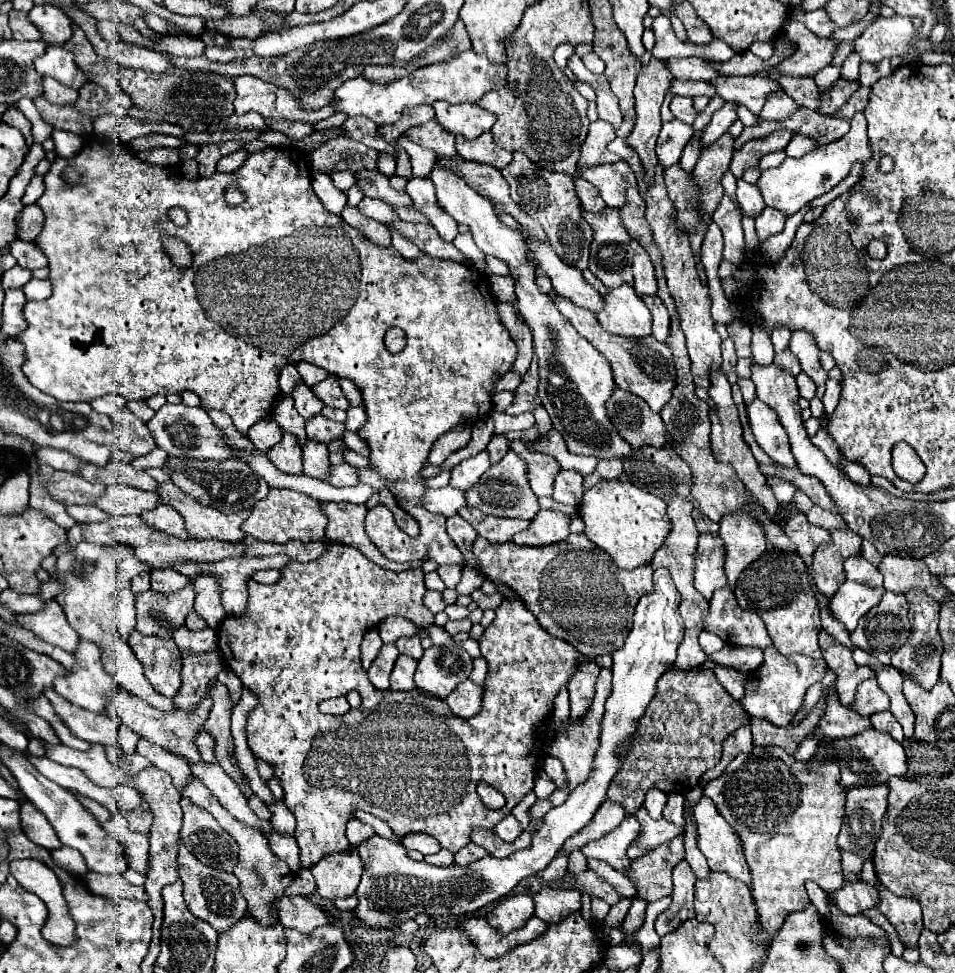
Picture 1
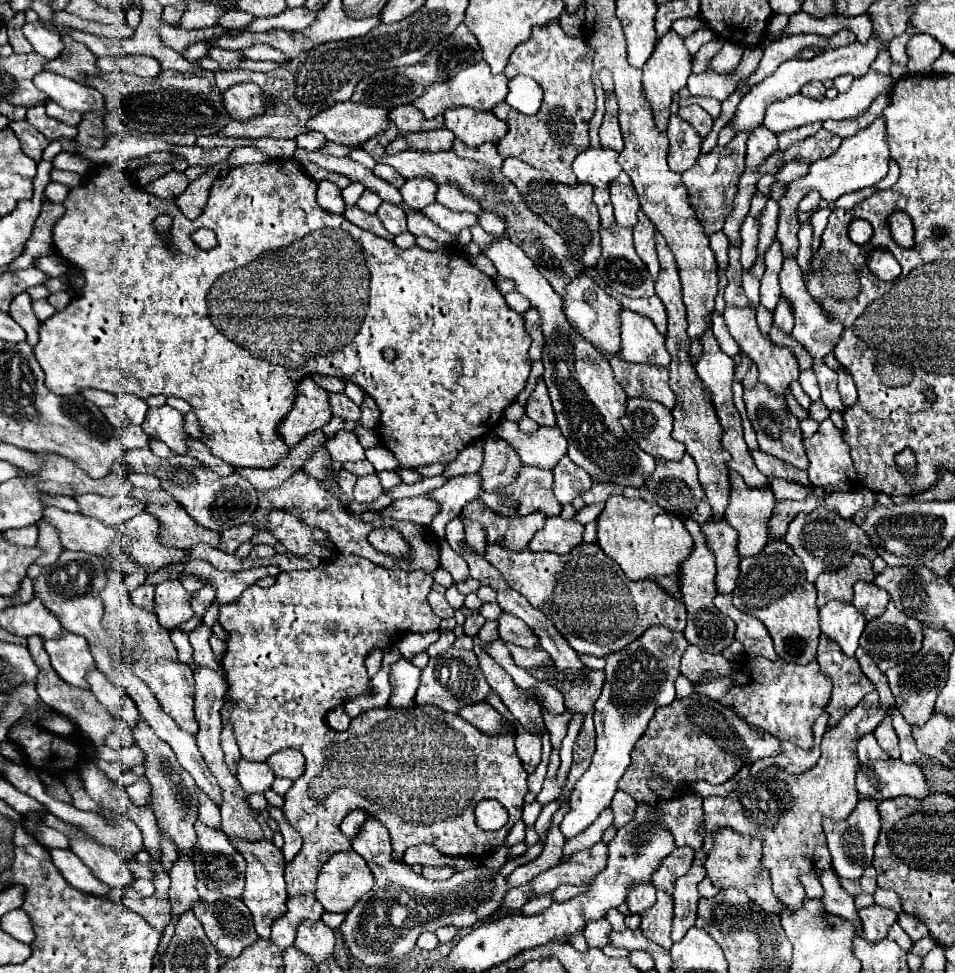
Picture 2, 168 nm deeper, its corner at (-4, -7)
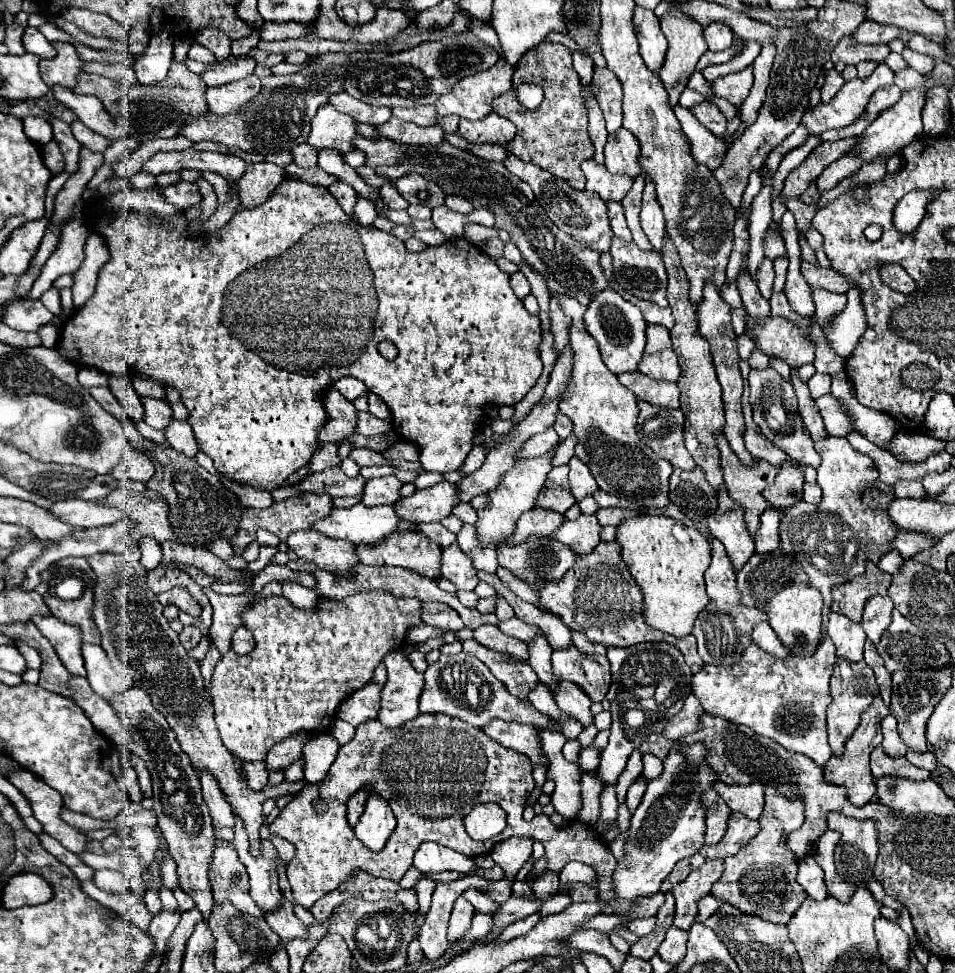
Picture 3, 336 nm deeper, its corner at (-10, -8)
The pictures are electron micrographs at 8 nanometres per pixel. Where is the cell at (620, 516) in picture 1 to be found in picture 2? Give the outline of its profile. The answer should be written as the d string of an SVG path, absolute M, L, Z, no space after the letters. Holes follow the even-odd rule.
M613 495L597 517L597 545L625 571L629 579L653 579L665 591L673 593L673 597L681 597L677 569L679 563L689 557L693 541L675 513L643 499Z

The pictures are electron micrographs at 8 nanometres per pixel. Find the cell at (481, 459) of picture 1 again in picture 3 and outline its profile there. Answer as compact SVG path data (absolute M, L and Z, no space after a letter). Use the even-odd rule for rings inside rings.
M445 480L437 482L431 488L417 490L409 498L401 498L395 502L399 506L399 514L403 514L405 522L421 524L421 522L441 522L447 514L451 514L457 504L457 488Z

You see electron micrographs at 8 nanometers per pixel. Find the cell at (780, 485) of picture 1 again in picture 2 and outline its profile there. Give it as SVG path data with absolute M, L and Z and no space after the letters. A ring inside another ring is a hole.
M771 479L771 491L775 493L777 501L787 501L787 499L805 499L813 489L807 489L803 485L785 481L785 479Z

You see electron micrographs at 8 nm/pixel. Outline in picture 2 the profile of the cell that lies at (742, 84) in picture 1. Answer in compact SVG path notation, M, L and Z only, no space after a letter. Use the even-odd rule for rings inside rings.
M869 71L867 75L863 77L857 77L851 85L851 89L847 93L839 93L835 99L809 99L809 97L803 97L801 93L797 95L791 95L791 97L785 97L781 101L775 101L767 107L765 111L765 119L763 119L763 125L773 131L773 133L779 133L779 131L787 131L787 129L795 129L795 127L801 127L801 125L809 125L813 121L825 121L825 119L853 119L857 115L861 115L877 95L881 93L889 93L891 87L893 87L893 79L887 77L887 75L881 75L881 73L875 73L875 71Z

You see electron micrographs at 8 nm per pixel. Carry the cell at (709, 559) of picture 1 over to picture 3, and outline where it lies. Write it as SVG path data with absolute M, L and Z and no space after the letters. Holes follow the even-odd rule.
M721 486L717 498L719 508L713 516L709 516L709 530L717 540L725 544L735 570L741 570L751 554L755 554L755 542L743 518L745 510L735 500L731 500L731 496L727 494L727 486Z

